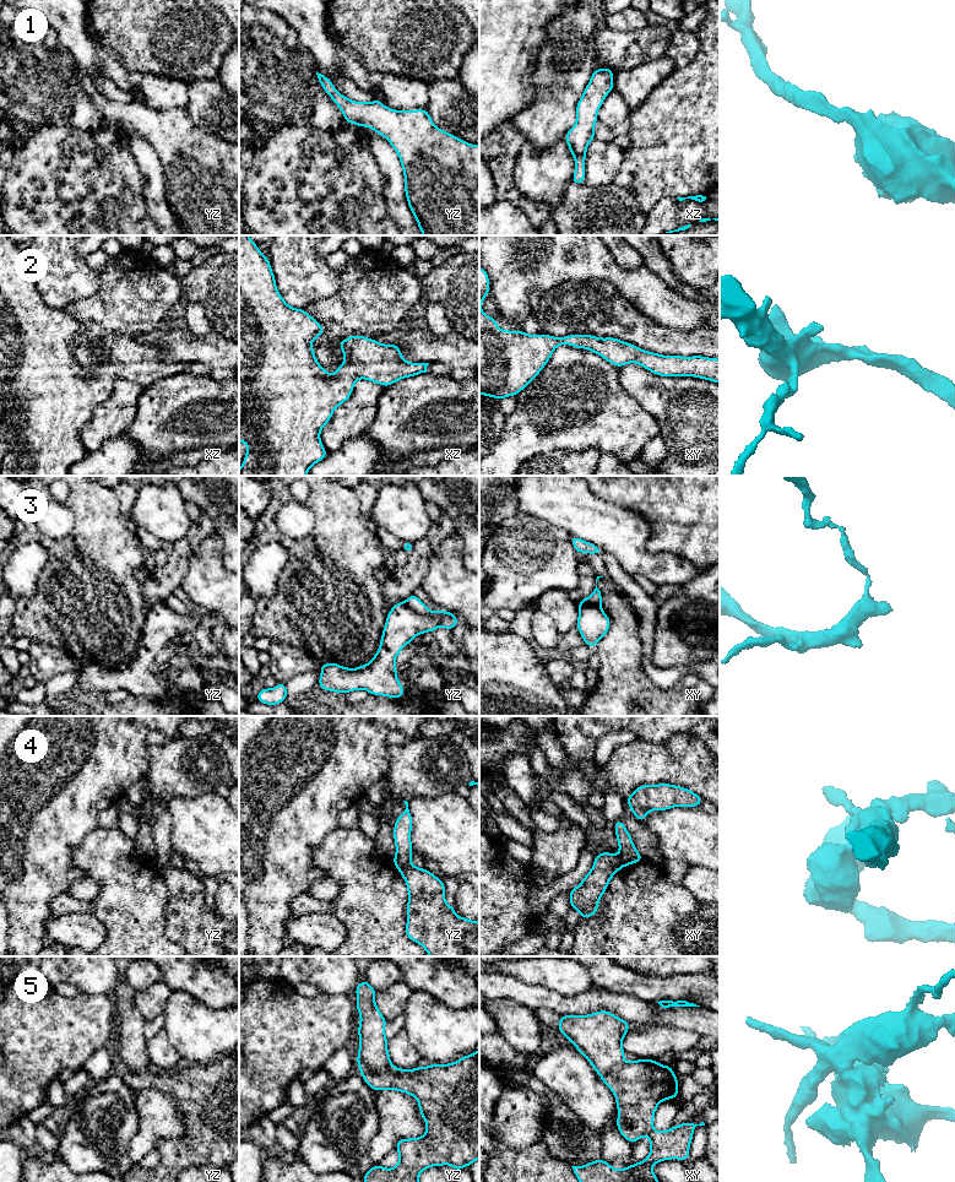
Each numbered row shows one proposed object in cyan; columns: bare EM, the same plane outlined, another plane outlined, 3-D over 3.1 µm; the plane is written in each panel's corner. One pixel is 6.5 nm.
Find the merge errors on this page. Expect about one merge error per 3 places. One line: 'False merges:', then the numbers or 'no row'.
False merges: 3, 4, 5

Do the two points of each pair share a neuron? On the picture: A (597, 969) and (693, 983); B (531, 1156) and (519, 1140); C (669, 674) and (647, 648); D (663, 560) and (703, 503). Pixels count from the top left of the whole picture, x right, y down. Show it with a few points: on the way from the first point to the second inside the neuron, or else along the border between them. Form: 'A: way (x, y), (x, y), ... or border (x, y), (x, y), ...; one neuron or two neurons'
A: way (620, 980), (644, 987), (669, 987); one neuron
B: border (540, 1139), (519, 1150), (514, 1150), (497, 1140); two neurons
C: way (660, 674), (647, 663), (647, 657); one neuron
D: border (650, 531), (649, 551), (671, 552), (694, 565); two neurons

